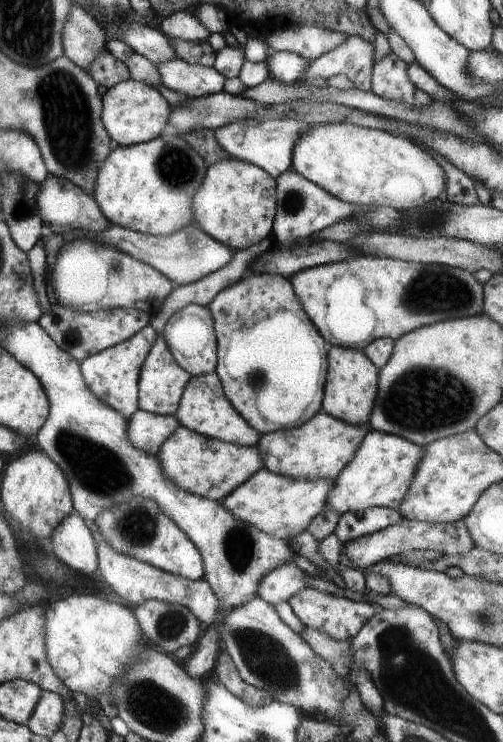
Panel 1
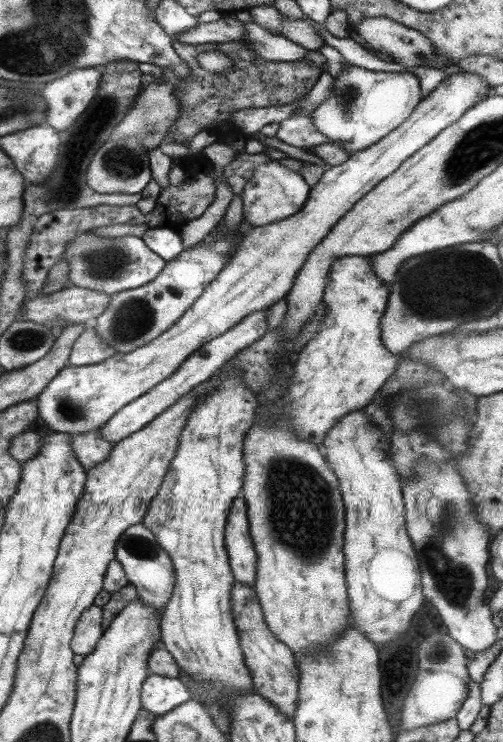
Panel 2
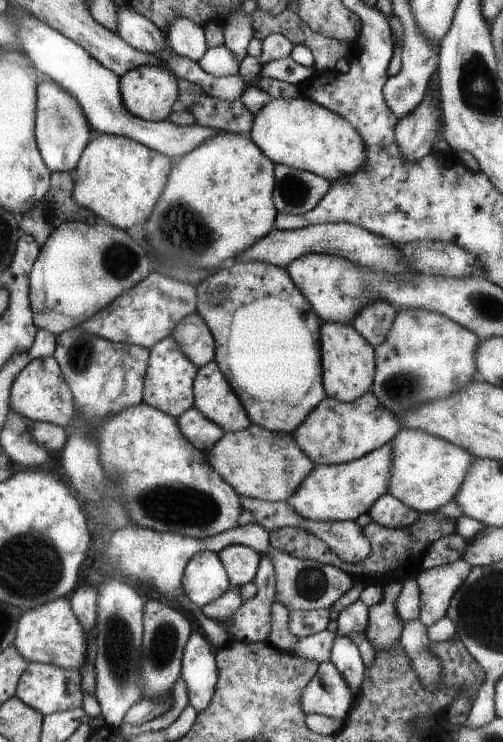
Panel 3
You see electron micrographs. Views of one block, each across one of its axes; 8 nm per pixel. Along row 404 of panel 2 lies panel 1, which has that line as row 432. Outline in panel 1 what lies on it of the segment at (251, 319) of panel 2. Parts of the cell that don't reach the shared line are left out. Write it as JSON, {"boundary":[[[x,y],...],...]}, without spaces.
{"boundary":[[[137,409],[130,414],[126,422],[125,436],[129,442],[147,454],[157,454],[159,446],[173,434],[178,424],[173,415],[156,415]]]}

